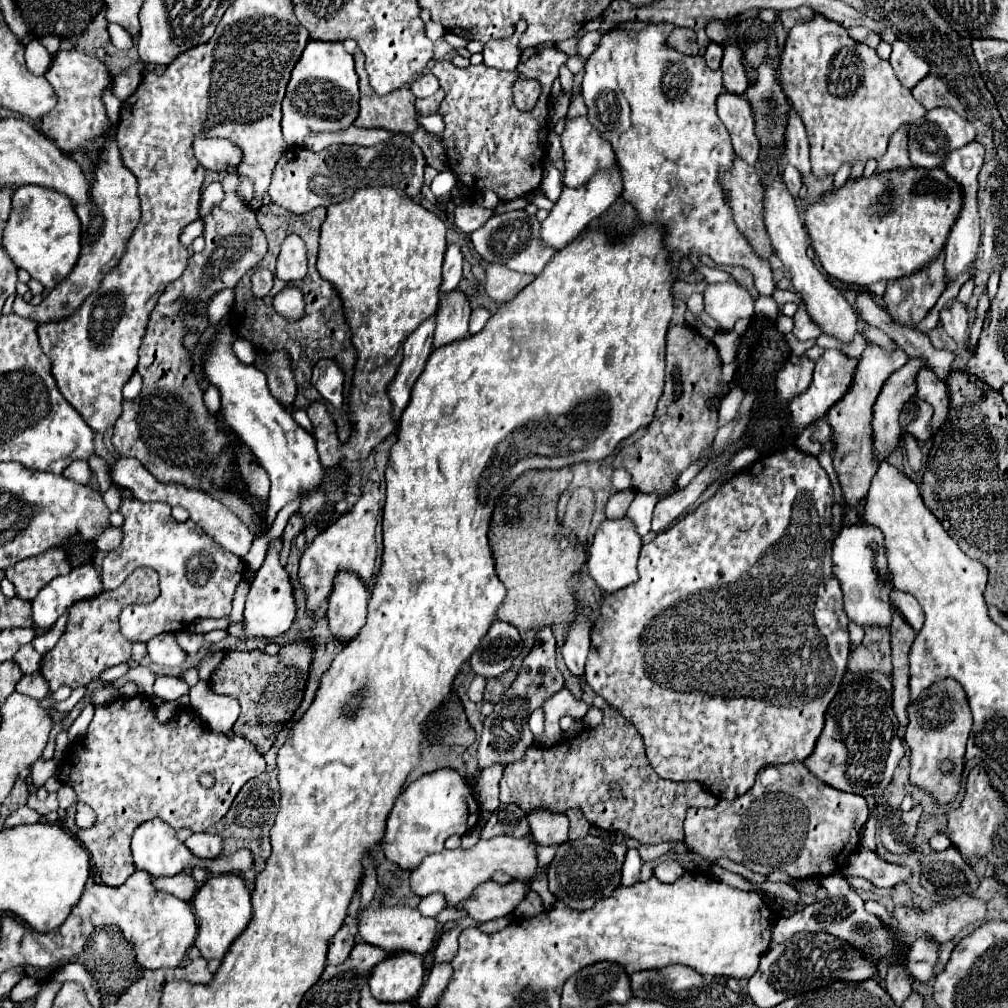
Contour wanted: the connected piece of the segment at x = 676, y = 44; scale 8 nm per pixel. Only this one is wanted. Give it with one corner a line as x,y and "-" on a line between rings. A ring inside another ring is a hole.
677,27
669,35
667,45
673,47
675,51
679,51
679,53
685,53
685,55
697,55
699,53
699,45
695,41
695,31
691,31
691,29
683,29
683,27
679,29

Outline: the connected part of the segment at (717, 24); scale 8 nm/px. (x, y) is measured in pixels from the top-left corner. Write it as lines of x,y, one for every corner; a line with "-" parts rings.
713,19
713,21
707,25
707,35
709,35
711,41
723,45
723,41
725,41
725,21
715,21
715,19

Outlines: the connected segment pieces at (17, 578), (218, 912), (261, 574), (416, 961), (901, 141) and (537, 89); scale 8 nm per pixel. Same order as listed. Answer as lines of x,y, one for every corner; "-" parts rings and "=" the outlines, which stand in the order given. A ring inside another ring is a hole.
47,551
11,565
5,575
15,585
15,597
33,601
35,595
55,577
71,571
67,551
=
219,875
205,881
205,885
193,897
193,907
199,919
199,933
195,939
195,947
201,955
209,959
223,959
229,951
231,943
247,929
253,917
251,895
245,887
245,879
239,875
=
267,553
263,567
257,571
257,575
251,583
251,591
247,595
243,619
231,621
227,625
227,635
235,637
235,639
277,637
277,635
283,635
291,627
293,617
295,617
295,601
293,601
293,589
289,583
289,575
283,569
283,565
279,563
279,553
=
399,953
375,967
369,989
377,1001
403,1003
417,997
423,985
423,957
411,953
=
901,127
899,131
895,131
895,135
891,135
887,153
877,163
877,171
887,173
887,171
907,169
907,167
911,167
907,155
907,127
=
519,77
513,83
513,101
515,101
517,109
521,109
521,111
531,111
531,107
535,107
535,103
537,103
539,95
541,95
541,85
535,79

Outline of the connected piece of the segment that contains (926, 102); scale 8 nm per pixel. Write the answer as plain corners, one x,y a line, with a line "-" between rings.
929,75
923,83
919,83
919,87
911,89
913,97
925,107
925,109
935,109
935,107
951,107
953,111
957,111
959,115
965,117
965,109
959,103
959,99
935,77

